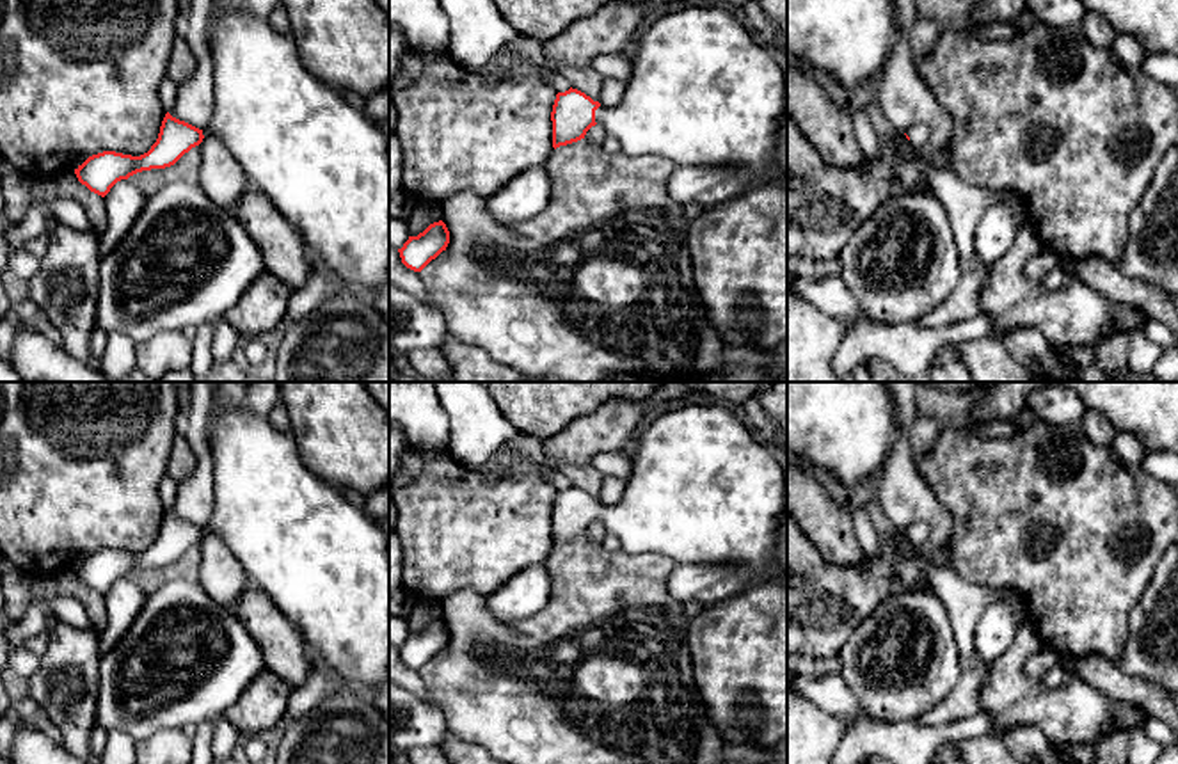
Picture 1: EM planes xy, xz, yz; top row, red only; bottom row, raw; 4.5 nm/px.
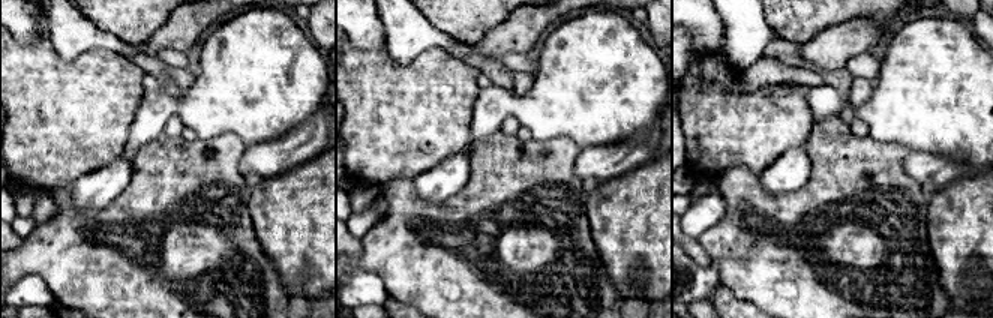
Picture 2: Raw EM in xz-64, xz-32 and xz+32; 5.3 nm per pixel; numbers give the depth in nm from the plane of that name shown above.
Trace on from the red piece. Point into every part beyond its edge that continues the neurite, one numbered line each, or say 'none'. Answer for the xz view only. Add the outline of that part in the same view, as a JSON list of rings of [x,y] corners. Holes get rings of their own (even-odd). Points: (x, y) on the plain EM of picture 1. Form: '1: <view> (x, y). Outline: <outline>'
1: xz (702, 489). Outline: [[[689,402],[665,412],[638,439],[631,476],[618,503],[595,508],[595,521],[615,533],[627,554],[663,554],[677,565],[744,565],[755,581],[778,574],[775,565],[776,533],[785,506],[787,474],[769,448],[755,441],[750,428],[721,405]]]

